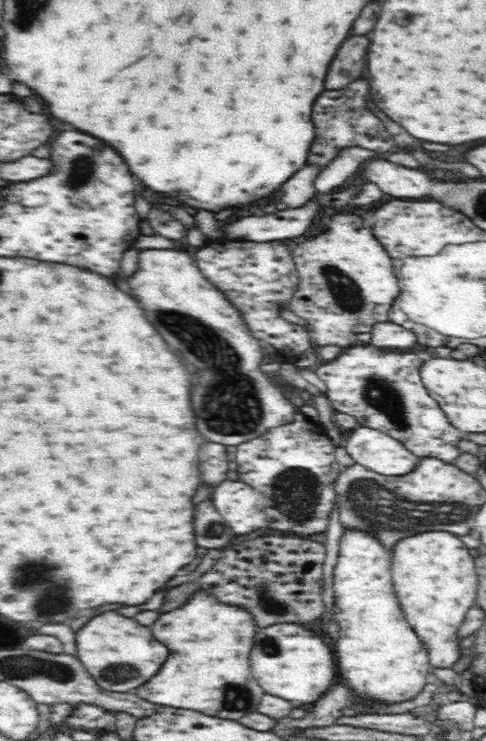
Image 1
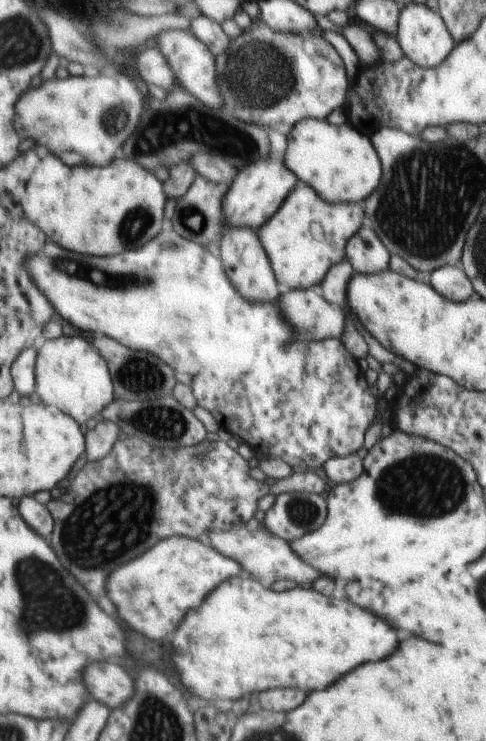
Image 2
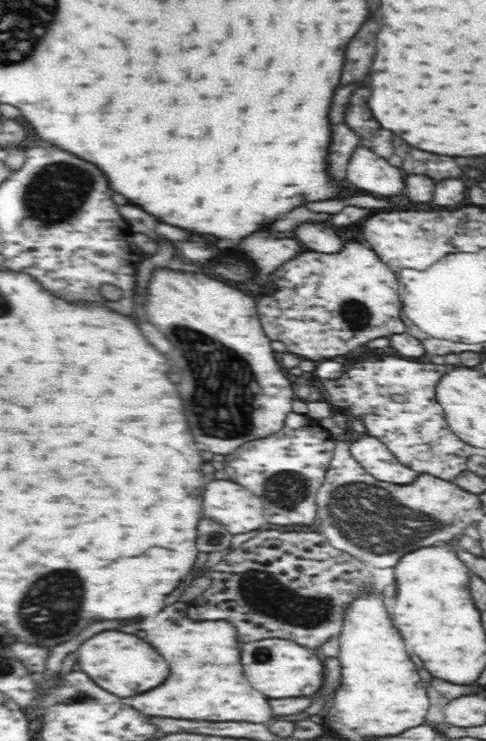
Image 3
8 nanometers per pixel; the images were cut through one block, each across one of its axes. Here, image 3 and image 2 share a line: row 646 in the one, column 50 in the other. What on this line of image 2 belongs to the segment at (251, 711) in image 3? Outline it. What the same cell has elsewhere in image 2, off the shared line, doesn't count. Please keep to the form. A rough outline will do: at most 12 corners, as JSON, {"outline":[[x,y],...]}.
{"outline":[[46,154],[27,219],[67,251],[112,256],[159,236],[163,182],[126,156]]}

